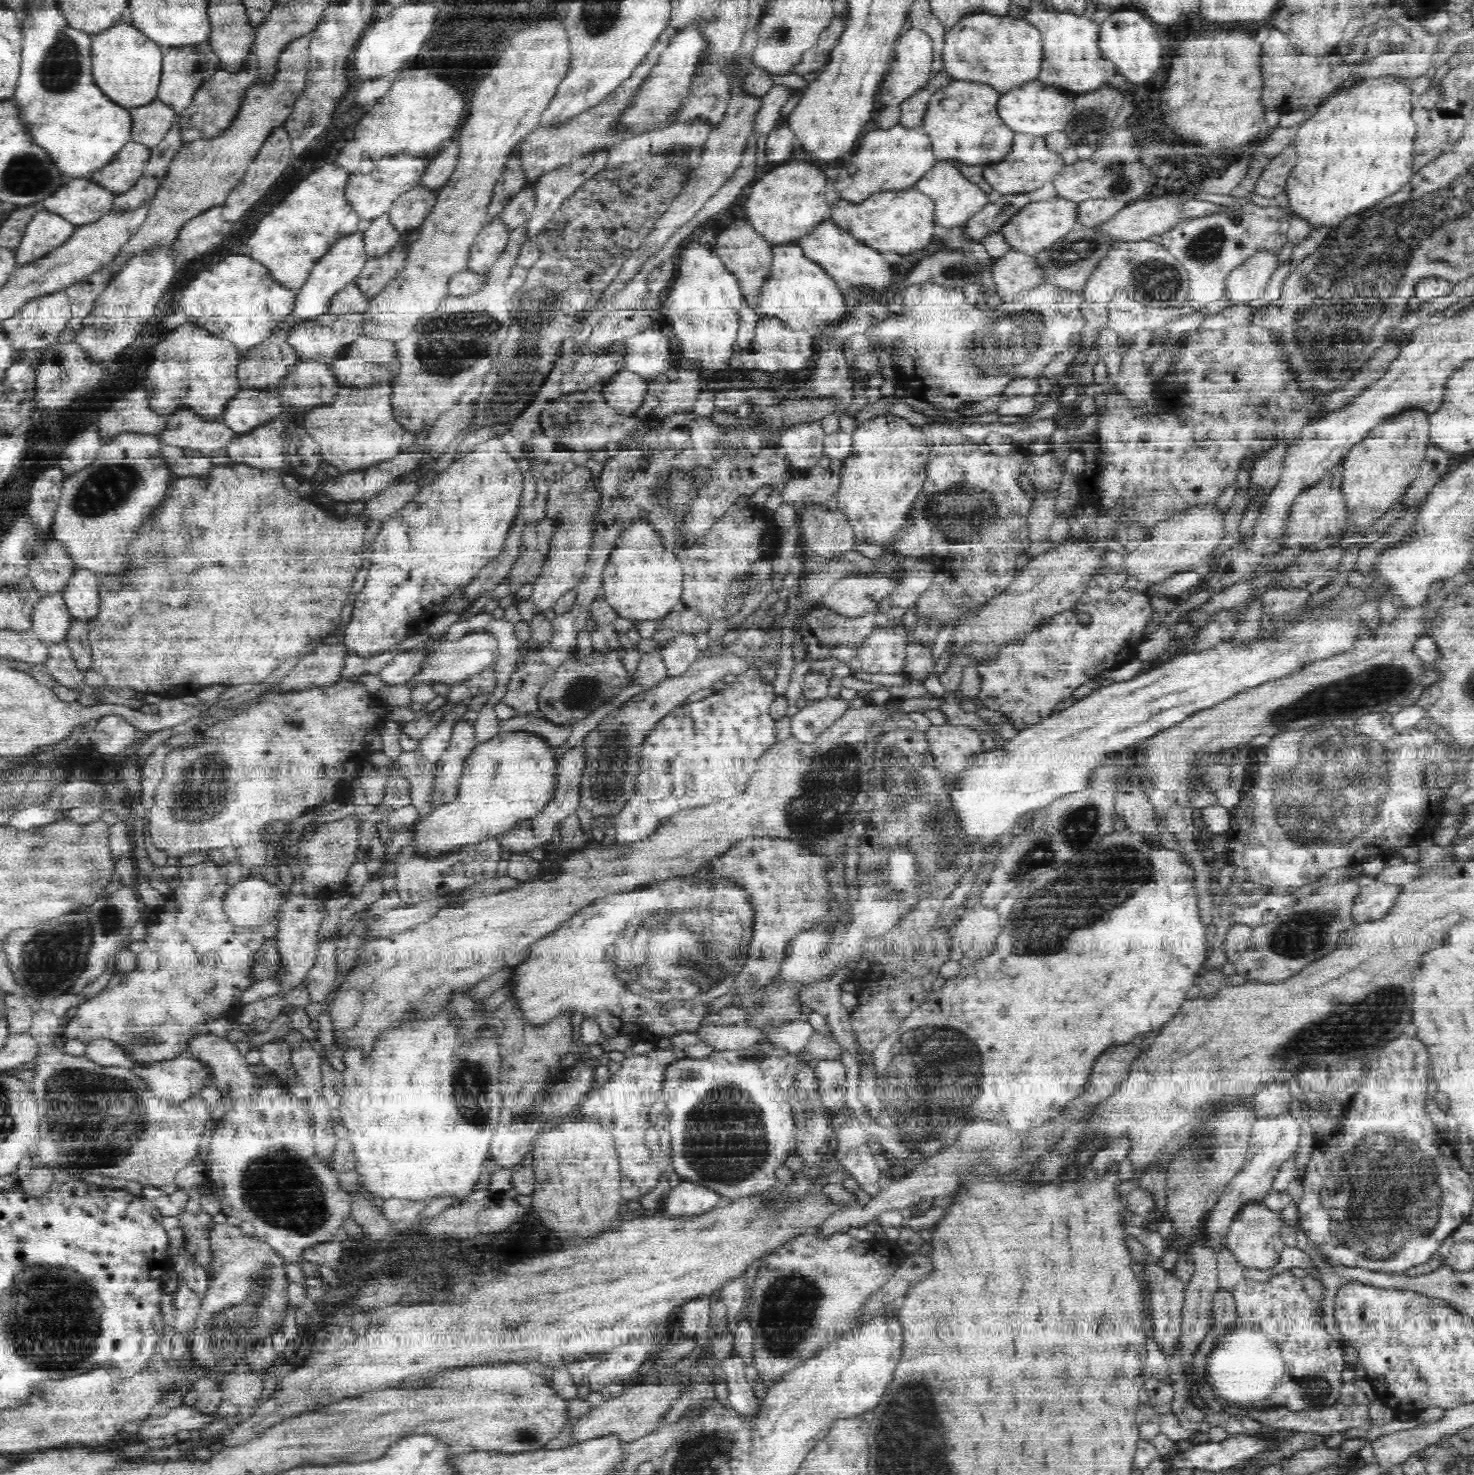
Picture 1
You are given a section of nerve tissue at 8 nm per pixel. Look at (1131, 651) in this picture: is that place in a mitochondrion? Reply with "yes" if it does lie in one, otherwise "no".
no

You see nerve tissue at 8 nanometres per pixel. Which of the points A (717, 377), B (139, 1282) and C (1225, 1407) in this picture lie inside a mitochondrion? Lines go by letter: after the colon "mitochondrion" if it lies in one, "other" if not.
A: other
B: other
C: other

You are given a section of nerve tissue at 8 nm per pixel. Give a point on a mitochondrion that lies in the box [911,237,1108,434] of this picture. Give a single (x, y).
(1022, 344)

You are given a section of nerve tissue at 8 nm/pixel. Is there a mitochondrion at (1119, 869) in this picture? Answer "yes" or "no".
yes

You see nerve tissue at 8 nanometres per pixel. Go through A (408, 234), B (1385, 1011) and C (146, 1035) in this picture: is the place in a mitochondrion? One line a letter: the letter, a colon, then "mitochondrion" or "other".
A: other
B: mitochondrion
C: mitochondrion

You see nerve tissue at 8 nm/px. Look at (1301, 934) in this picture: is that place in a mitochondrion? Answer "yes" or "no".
yes

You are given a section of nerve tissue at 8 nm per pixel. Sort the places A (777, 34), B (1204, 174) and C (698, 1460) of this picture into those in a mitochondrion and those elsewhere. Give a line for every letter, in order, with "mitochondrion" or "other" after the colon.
A: mitochondrion
B: other
C: mitochondrion

